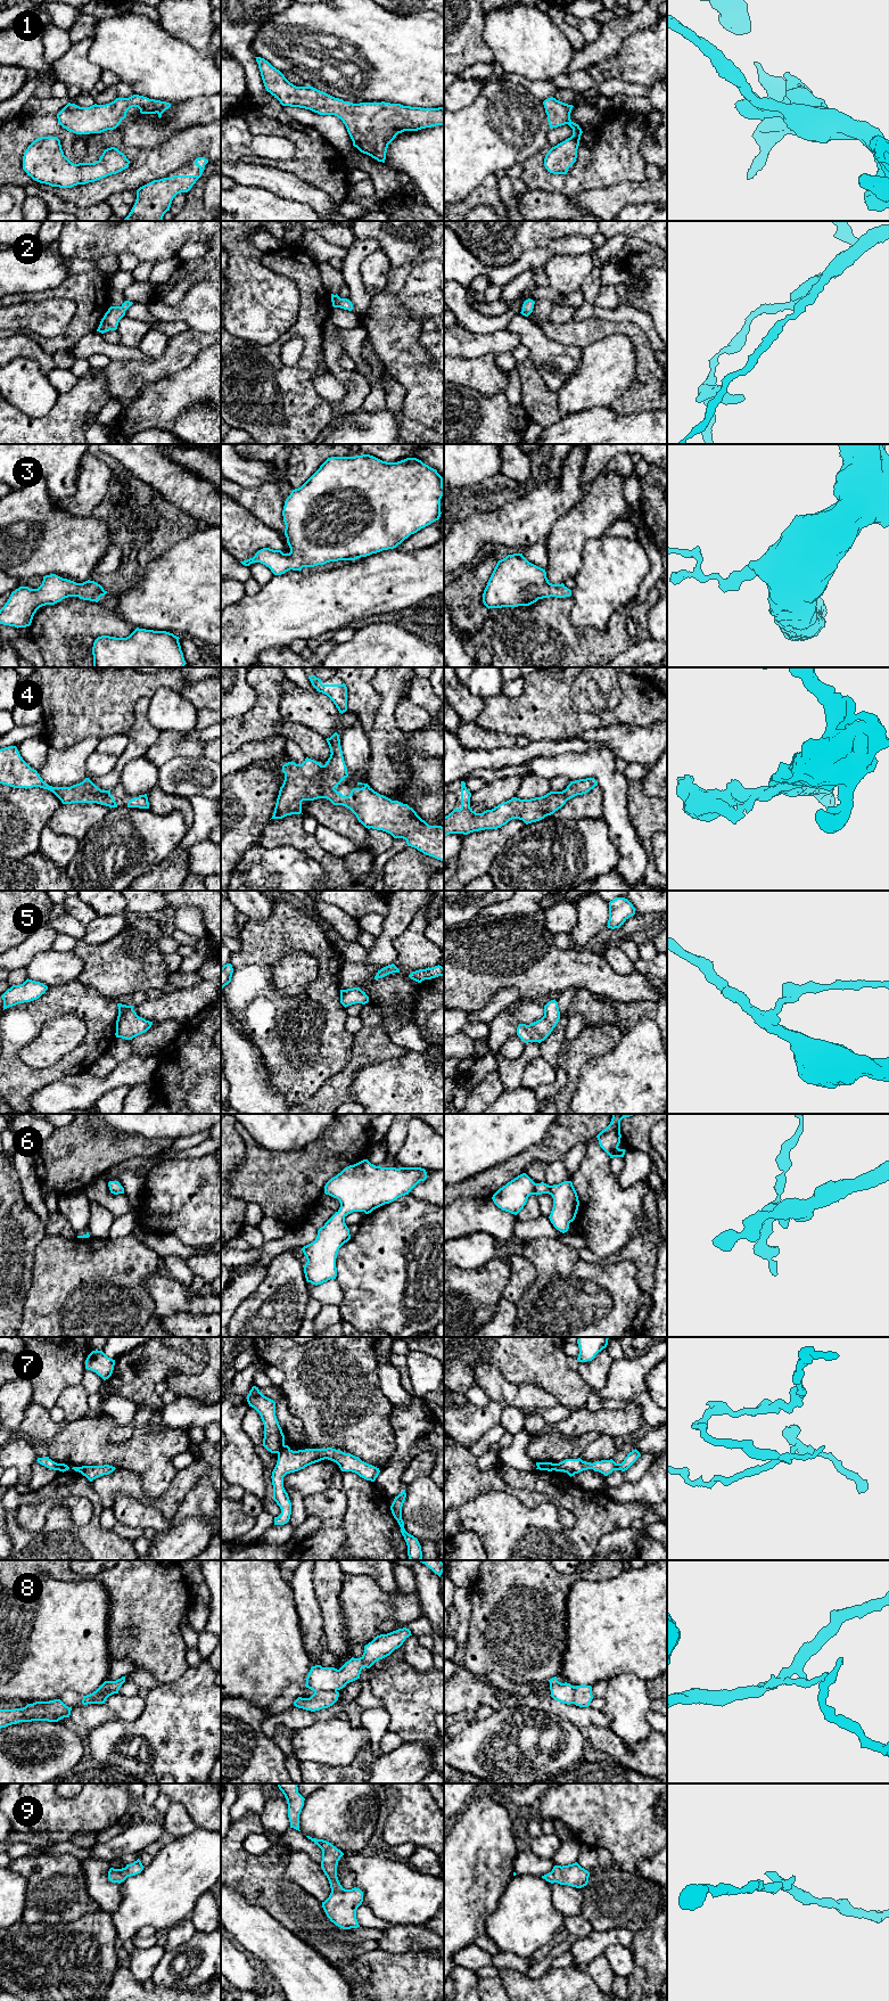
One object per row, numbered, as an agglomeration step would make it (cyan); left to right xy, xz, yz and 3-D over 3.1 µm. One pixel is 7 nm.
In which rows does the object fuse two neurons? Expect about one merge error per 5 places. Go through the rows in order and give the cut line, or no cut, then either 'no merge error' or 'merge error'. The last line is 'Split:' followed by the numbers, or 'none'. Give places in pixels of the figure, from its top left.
1: cut none; no merge error
2: cut none; no merge error
3: cut none; no merge error
4: cut none; no merge error
5: cut none; no merge error
6: cut none; no merge error
7: cut xz (284, 1444), (277, 1452); merge error
8: cut xz (336, 1689), (319, 1689), (314, 1692); merge error
9: cut none; no merge error
Split: 7, 8

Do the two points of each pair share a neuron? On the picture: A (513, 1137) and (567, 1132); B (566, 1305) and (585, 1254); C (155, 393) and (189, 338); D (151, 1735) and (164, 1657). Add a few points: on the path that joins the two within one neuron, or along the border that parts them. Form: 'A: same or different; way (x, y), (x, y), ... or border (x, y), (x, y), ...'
A: different; border (551, 1125), (540, 1142), (523, 1150)
B: different; border (577, 1251), (586, 1261)
C: different; border (189, 363), (171, 374), (148, 382), (141, 388)
D: different; border (184, 1672), (170, 1682), (159, 1683)

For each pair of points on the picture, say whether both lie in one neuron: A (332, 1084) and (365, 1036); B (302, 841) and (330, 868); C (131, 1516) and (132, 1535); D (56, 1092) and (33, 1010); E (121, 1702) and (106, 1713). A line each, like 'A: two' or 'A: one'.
A: one
B: one
C: two
D: two
E: two

